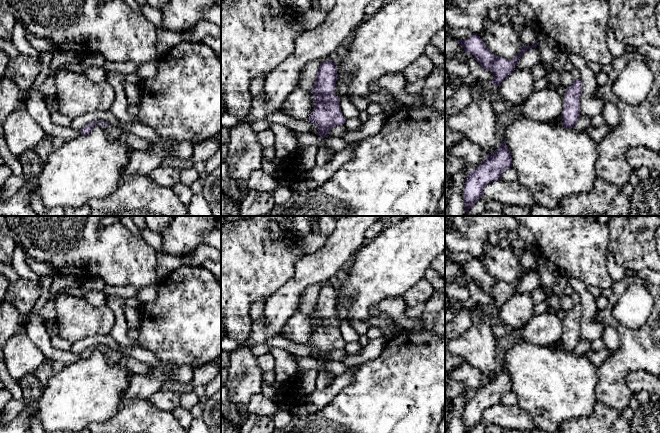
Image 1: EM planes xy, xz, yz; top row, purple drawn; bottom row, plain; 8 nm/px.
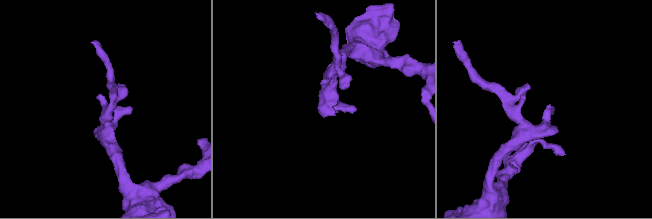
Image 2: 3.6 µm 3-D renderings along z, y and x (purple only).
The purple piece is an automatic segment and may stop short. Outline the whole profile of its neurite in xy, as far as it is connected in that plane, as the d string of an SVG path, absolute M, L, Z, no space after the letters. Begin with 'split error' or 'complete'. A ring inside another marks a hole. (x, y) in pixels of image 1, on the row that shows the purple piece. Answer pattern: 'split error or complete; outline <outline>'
split error; outline M101 120L90 122L87 125L85 125L80 130L81 135L87 135L92 131L94 127L102 128L105 134L107 135L107 137L110 139L118 140L123 137L123 131L119 127Z

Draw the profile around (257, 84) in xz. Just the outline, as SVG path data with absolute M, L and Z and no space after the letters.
M259 75L251 83L251 94L253 97L260 98L264 95L263 86L264 86L265 76Z

